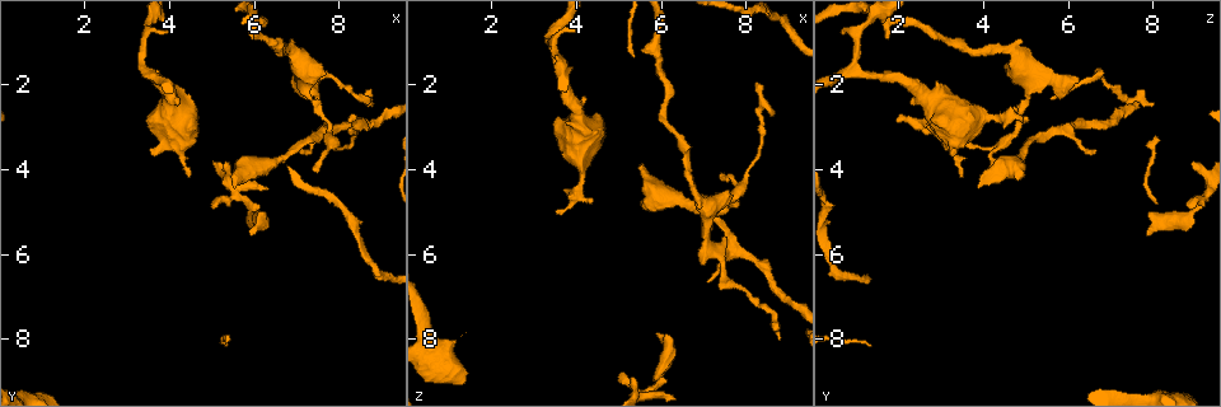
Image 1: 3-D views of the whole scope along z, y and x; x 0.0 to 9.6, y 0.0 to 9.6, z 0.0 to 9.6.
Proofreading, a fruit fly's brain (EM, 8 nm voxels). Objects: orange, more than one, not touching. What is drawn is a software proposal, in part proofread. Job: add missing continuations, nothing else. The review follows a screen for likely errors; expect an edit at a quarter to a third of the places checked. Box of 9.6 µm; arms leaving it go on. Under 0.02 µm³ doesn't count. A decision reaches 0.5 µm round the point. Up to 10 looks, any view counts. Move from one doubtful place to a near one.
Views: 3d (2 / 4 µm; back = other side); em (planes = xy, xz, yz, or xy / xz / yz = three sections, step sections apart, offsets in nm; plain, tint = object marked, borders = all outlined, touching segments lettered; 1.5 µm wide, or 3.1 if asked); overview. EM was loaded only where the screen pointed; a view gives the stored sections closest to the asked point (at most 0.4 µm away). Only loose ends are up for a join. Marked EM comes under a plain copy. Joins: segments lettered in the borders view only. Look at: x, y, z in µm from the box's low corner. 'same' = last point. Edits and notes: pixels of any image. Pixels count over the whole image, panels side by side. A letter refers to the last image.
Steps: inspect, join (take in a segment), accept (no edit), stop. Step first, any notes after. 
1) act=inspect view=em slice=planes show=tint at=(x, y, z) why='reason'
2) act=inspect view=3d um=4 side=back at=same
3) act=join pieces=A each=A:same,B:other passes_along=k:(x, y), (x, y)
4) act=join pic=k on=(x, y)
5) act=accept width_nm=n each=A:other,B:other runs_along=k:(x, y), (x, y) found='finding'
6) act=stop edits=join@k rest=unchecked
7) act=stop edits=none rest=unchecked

act=inspect view=em slice=yz step=4 show=tint at=(5.60, 4.40, 3.90) why='branch stops here'

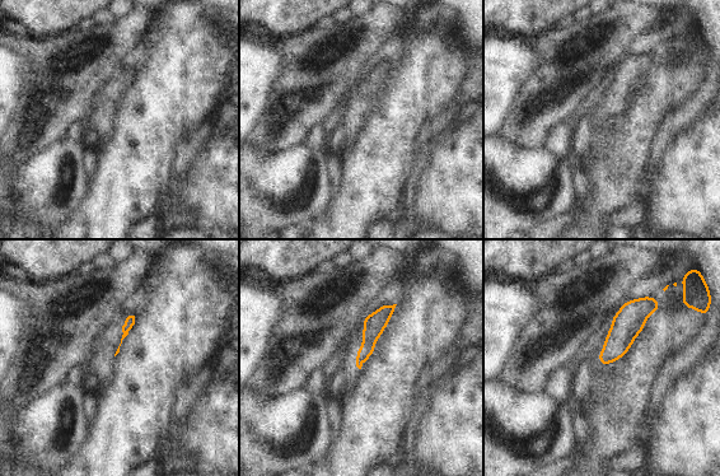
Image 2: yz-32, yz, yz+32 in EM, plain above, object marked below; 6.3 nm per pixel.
act=inspect view=em slice=planes show=borders at=same

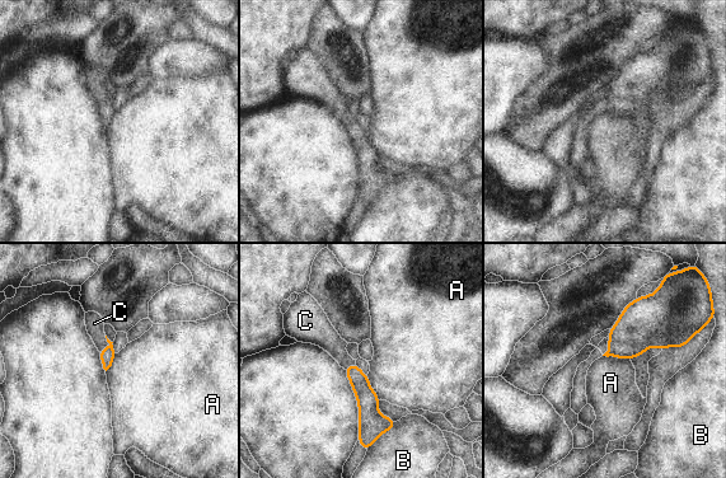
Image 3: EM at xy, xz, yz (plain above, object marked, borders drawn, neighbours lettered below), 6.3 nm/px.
act=join pieces=C each=A:other,B:other,C:same passes_along=3:(107, 355), (107, 346), (94, 323) found='the neuron continues'

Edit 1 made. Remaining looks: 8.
act=inspect view=3d um=4 at=(3.55, 3.50, 3.35) why='thick end'

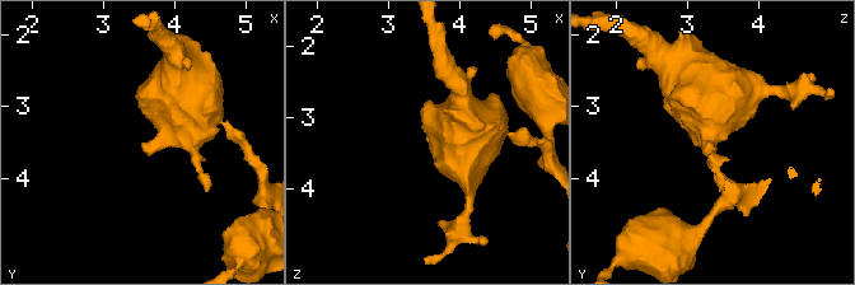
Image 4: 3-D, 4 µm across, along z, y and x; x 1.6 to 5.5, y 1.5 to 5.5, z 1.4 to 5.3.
act=inspect view=em slice=planes show=borders at=(3.55, 3.55, 3.30)

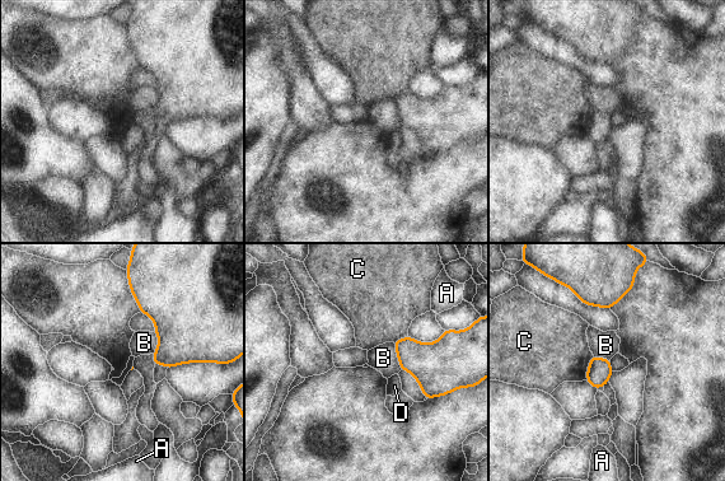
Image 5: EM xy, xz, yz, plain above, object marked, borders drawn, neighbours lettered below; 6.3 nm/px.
act=accept longest_contact=B:190nm each=A:other,B:other,C:other,D:other border=5:(593, 355), (584, 379) found='none of them fits'

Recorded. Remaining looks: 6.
act=inspect view=em slice=xy step=8 show=tint at=(5.30, 3.90, 8.95) why='branch stops here'

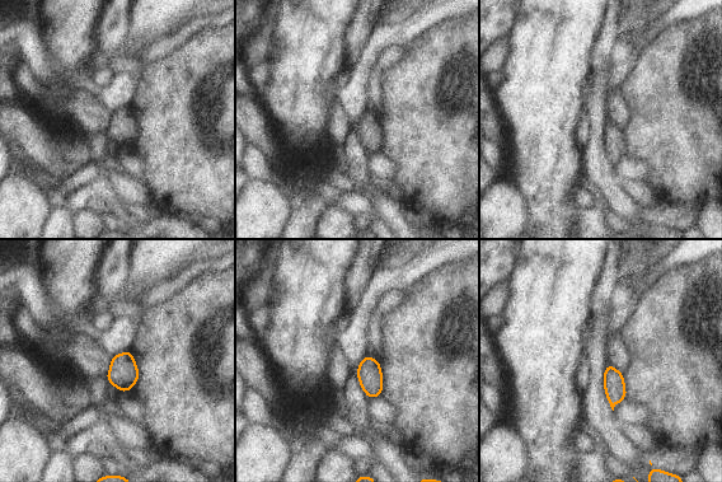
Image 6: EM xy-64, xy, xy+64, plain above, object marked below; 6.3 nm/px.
act=inspect view=em slice=planes show=borders at=same why='cut it another way'

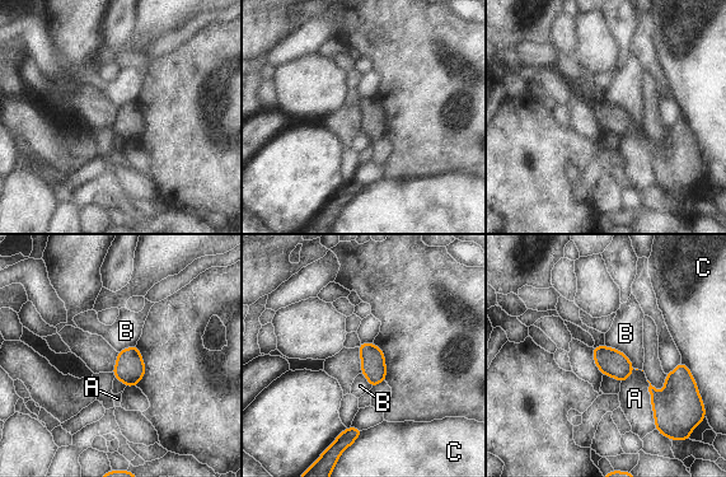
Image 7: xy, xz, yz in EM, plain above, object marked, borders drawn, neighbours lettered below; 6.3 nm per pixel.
act=accept each=A:other,B:other,C:other border=7:(605, 345), (618, 349), (638, 369) found='none of them fits'

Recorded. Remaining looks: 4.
act=stop edits=join@3 rest=unchecked

